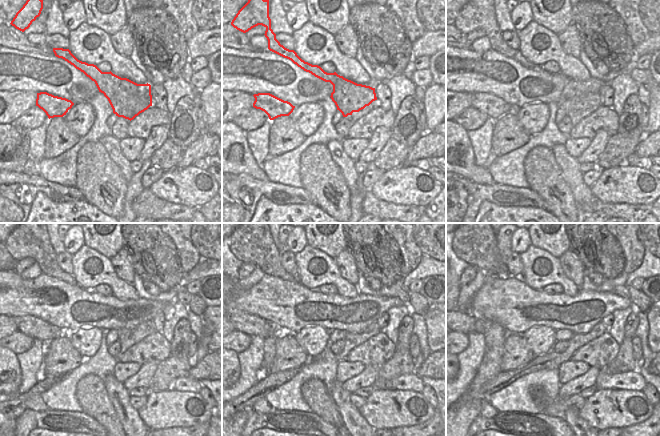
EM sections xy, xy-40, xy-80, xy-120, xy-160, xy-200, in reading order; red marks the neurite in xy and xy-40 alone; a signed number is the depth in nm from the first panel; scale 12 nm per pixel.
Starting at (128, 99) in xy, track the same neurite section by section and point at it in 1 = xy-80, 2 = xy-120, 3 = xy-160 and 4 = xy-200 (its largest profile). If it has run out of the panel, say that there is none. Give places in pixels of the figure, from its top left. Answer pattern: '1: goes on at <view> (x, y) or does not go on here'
1: goes on at xy-80 (469, 19)
2: goes on at xy-120 (21, 243)
3: goes on at xy-160 (251, 243)
4: goes on at xy-200 (475, 243)

